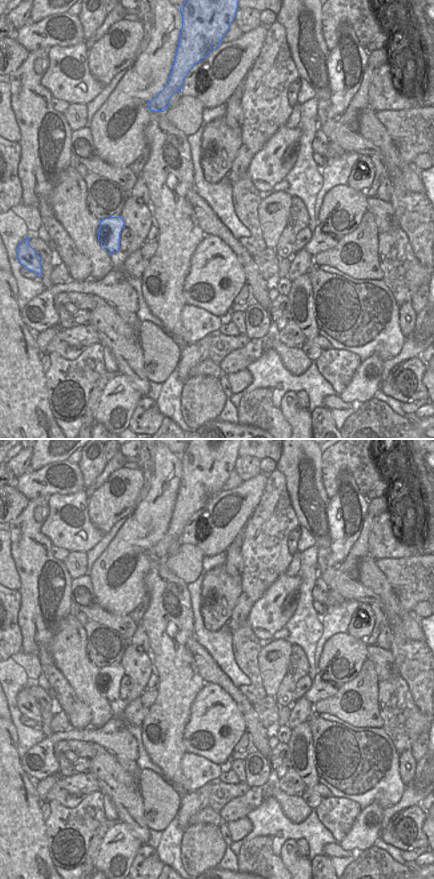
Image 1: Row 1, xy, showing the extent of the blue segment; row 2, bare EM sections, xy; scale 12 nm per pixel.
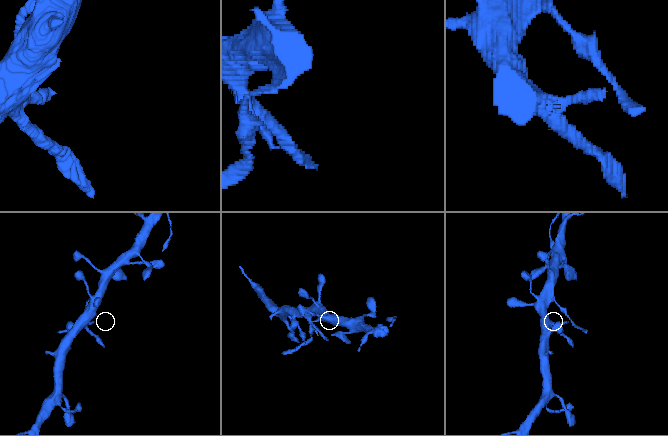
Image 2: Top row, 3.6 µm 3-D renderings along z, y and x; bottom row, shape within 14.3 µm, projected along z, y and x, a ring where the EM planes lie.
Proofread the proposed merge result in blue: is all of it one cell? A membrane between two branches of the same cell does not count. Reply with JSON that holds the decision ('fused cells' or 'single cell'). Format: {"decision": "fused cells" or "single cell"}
{"decision": "fused cells"}

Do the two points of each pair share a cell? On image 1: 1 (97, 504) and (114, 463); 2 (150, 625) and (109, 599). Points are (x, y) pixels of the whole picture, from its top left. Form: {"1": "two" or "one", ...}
{"1": "two", "2": "two"}

